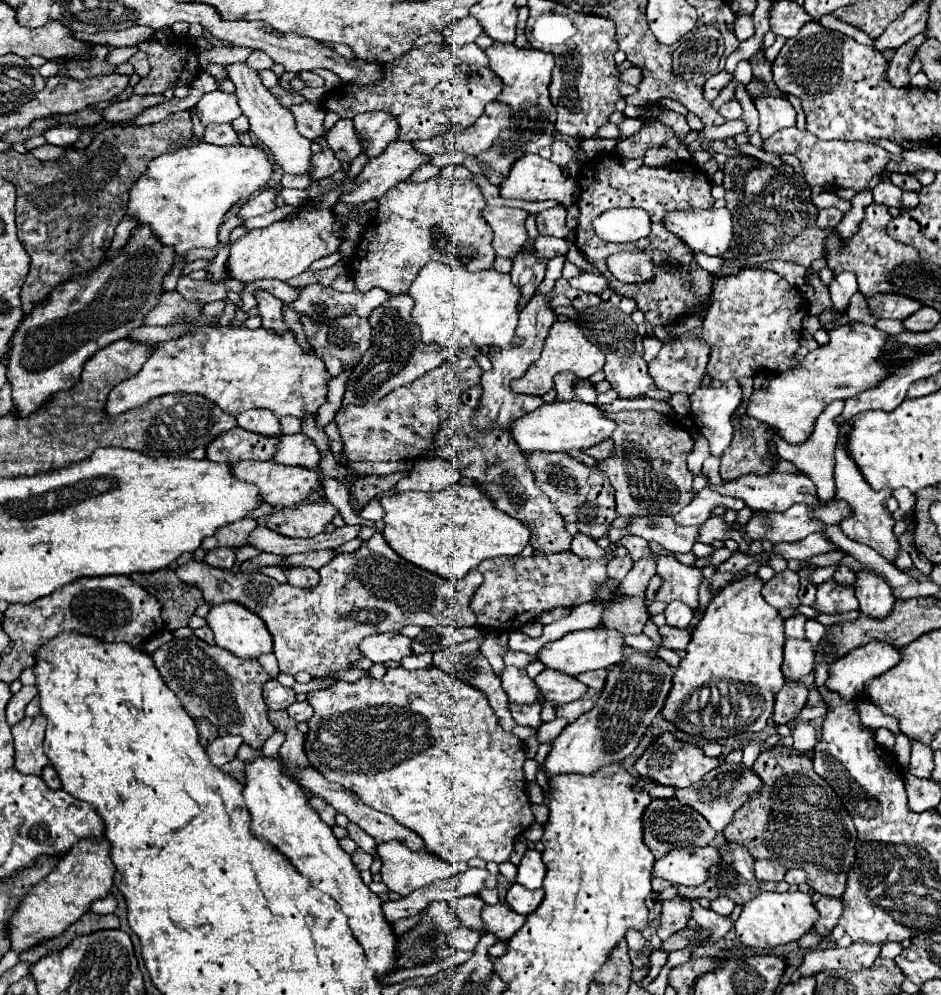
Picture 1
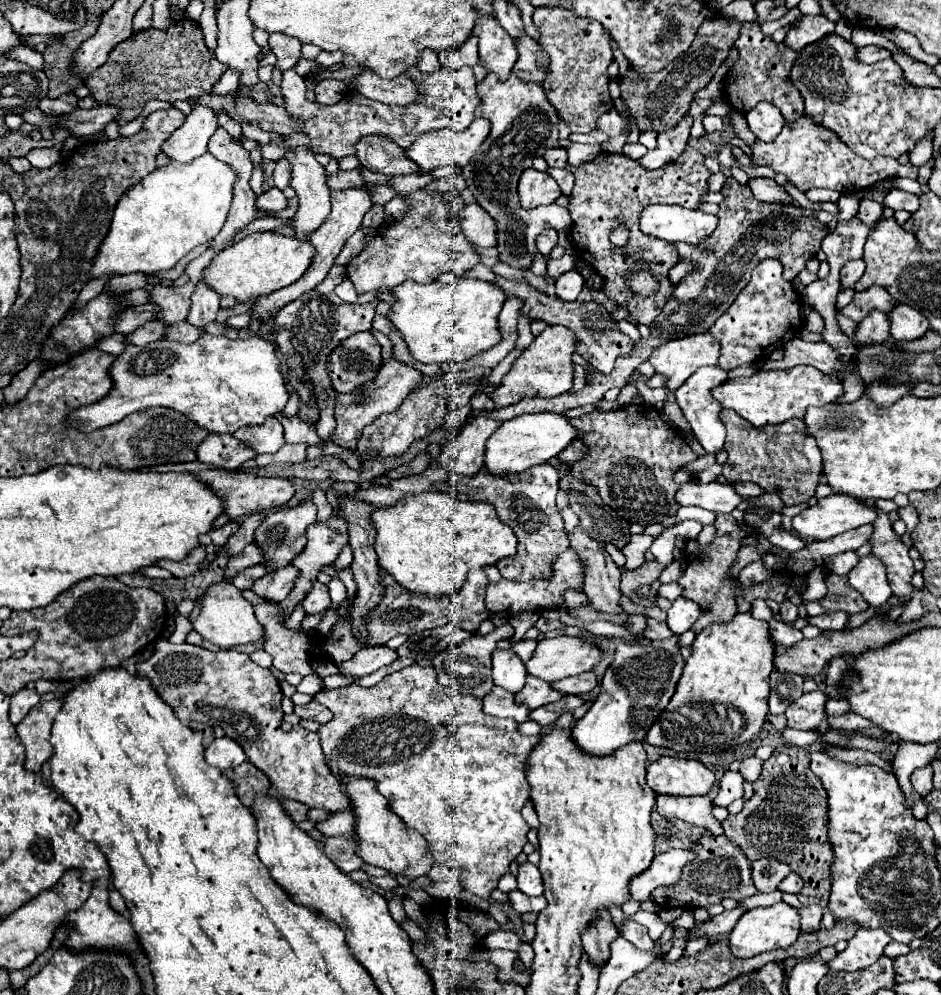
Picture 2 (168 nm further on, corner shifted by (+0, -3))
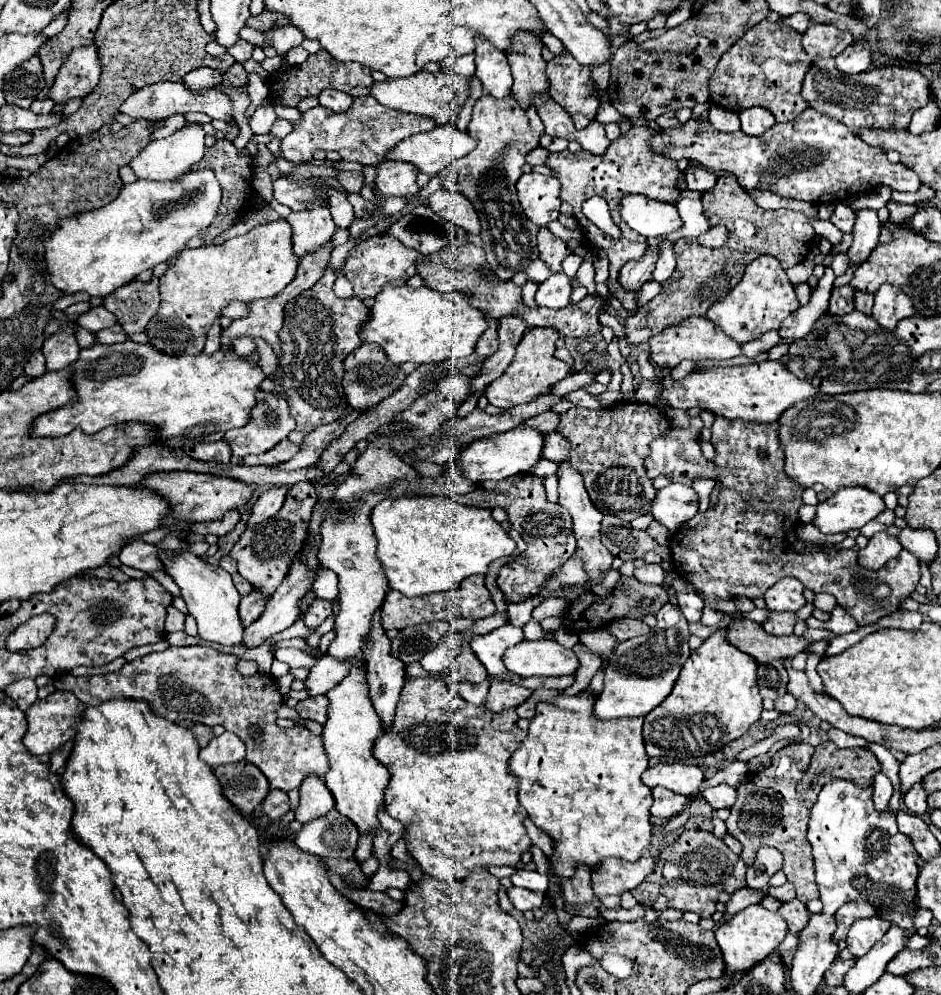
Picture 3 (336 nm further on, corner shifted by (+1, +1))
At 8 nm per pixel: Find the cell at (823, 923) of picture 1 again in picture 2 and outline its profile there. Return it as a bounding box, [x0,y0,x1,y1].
[798,904,822,932]

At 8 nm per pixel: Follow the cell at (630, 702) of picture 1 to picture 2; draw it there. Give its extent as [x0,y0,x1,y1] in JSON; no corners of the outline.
[572,636,684,756]

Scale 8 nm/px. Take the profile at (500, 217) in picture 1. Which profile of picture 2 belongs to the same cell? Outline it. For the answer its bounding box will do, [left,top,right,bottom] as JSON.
[450,204,496,248]

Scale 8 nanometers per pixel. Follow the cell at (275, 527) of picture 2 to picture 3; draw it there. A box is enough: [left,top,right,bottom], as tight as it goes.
[231,482,317,596]

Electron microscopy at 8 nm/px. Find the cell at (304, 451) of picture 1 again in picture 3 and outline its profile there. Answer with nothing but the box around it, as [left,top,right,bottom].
[243,438,299,466]

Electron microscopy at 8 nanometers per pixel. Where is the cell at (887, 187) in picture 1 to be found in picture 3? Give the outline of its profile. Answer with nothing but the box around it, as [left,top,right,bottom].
[831,202,855,232]

